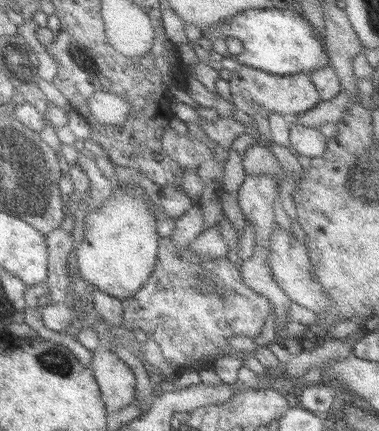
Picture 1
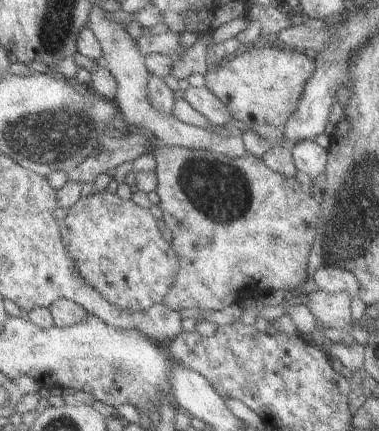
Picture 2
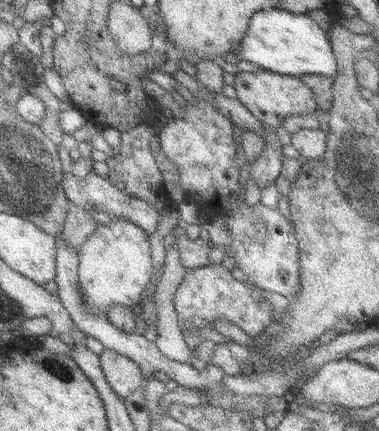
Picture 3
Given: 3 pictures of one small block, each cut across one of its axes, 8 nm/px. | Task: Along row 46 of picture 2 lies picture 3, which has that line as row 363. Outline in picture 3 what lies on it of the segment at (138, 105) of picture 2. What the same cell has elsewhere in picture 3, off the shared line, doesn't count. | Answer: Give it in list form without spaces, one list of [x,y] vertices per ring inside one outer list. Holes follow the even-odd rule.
[[[105,348],[101,354],[101,368],[109,382],[109,388],[123,400],[127,400],[135,390],[147,384],[147,378],[139,364],[123,356],[121,352]]]

